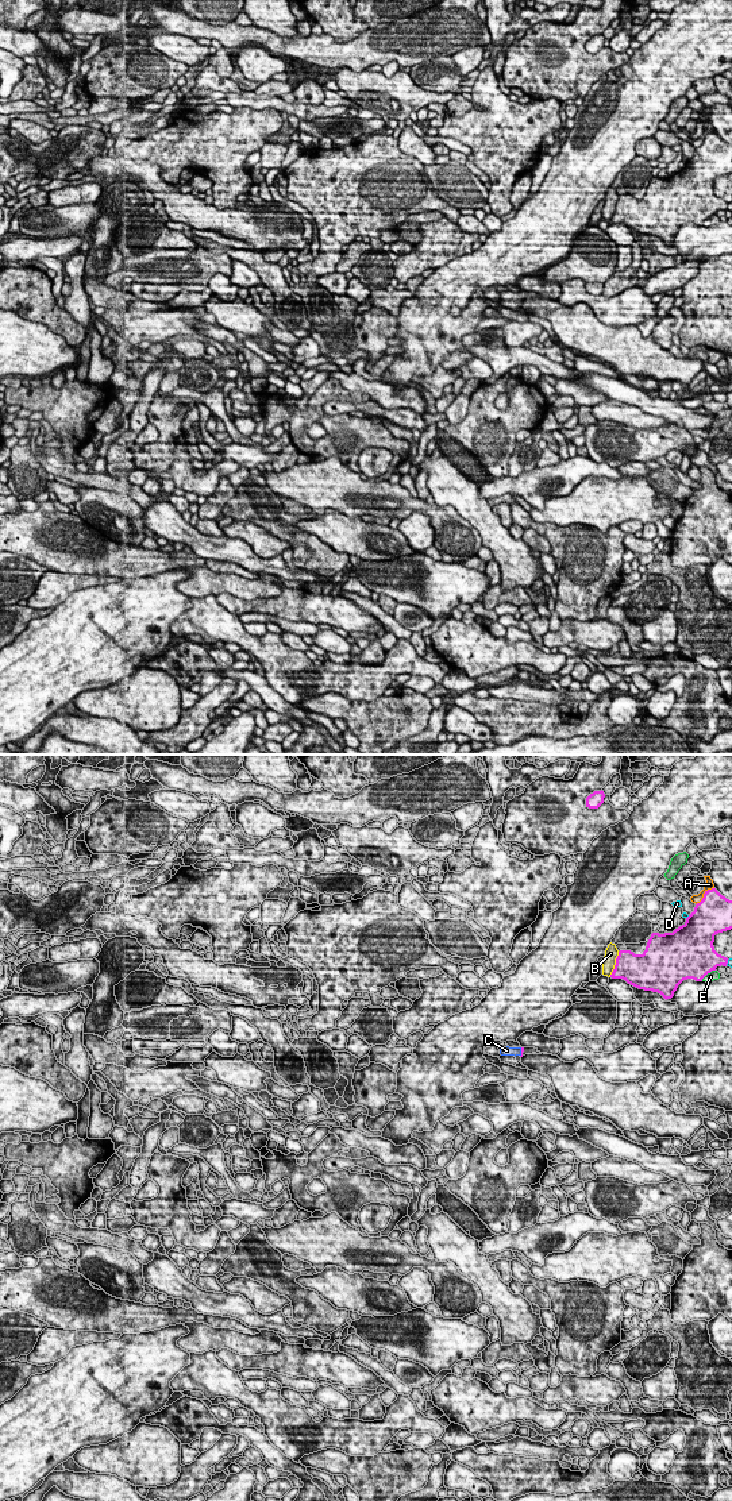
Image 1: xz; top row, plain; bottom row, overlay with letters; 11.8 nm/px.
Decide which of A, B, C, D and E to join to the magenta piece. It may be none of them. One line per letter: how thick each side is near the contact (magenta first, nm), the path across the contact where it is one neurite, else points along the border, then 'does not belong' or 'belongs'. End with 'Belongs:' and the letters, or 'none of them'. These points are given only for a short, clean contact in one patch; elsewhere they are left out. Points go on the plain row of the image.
A: 440/100 nm | does not belong
B: 380/160 nm | does not belong
C: 30/100 nm | across xz (521, 292), (521, 296), (507, 294) | belongs
D: 300/60 nm | does not belong
E: 500/120 nm | does not belong
Belongs: C

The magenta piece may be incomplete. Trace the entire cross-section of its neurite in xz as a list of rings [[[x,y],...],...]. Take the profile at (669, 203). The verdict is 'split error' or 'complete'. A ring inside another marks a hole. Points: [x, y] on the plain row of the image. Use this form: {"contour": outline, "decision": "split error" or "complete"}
{"contour": [[[716,132],[708,134],[682,170],[673,177],[652,177],[642,198],[620,194],[610,221],[671,243],[683,224],[702,225],[717,211],[727,211],[728,202],[714,194],[713,186],[716,178],[731,173],[732,144]]], "decision": "complete"}

